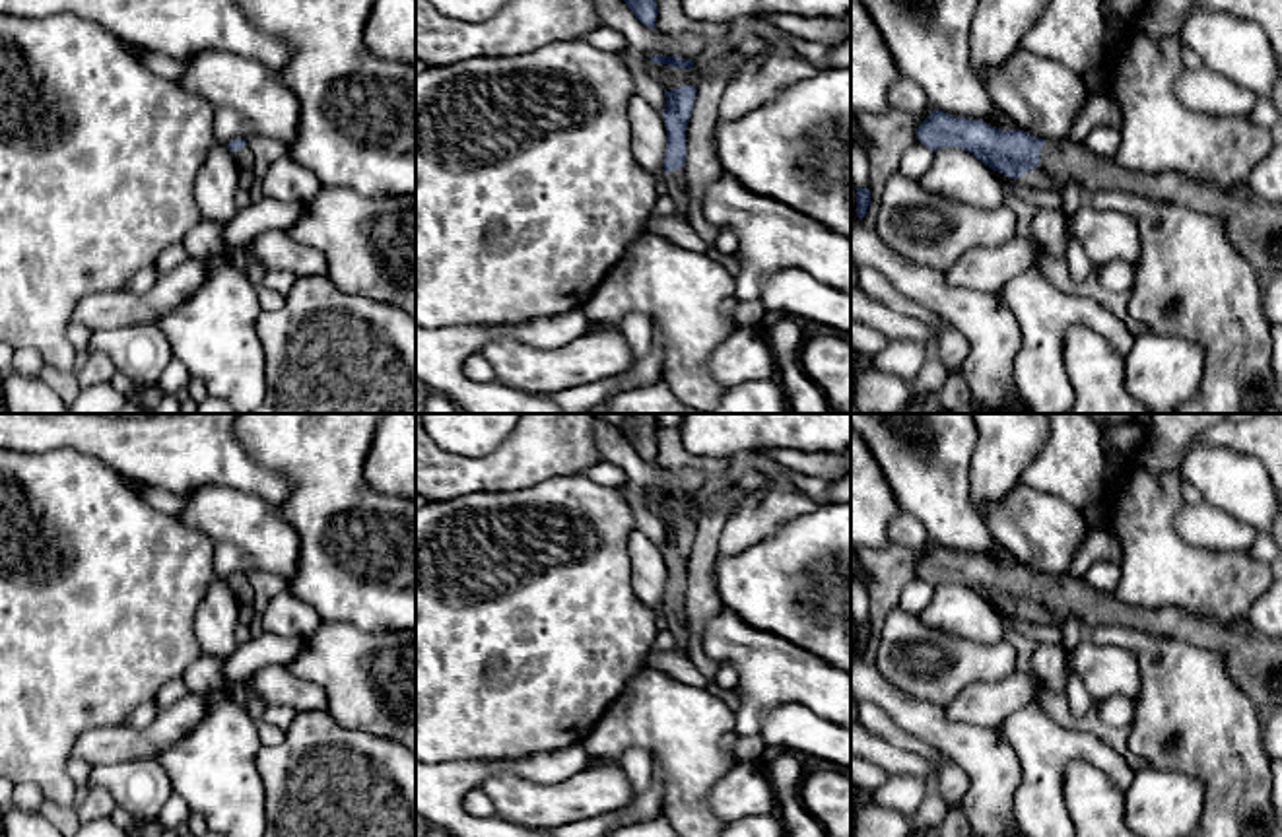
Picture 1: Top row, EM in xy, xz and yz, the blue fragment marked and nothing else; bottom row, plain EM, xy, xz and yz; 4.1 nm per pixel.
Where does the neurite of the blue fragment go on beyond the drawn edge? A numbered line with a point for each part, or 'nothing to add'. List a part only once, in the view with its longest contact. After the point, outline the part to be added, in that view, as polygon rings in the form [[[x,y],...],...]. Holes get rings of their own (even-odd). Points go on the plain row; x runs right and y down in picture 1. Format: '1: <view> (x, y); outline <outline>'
1: yz (1253, 661); outline [[[1068,573],[1045,575],[1039,600],[1016,616],[1063,627],[1074,618],[1084,631],[1125,625],[1216,651],[1233,682],[1259,705],[1282,705],[1282,639],[1270,639],[1249,619],[1218,623],[1183,608],[1136,608],[1092,588]]]

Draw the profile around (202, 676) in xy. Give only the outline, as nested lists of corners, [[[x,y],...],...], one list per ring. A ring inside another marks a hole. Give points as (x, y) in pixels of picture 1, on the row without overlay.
[[[208,654],[192,662],[181,676],[188,691],[214,693],[223,680],[223,662],[225,660]]]

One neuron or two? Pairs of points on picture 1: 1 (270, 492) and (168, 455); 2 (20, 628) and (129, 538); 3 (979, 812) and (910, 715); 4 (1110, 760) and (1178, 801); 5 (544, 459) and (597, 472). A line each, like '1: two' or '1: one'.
1: one
2: one
3: one
4: two
5: two

